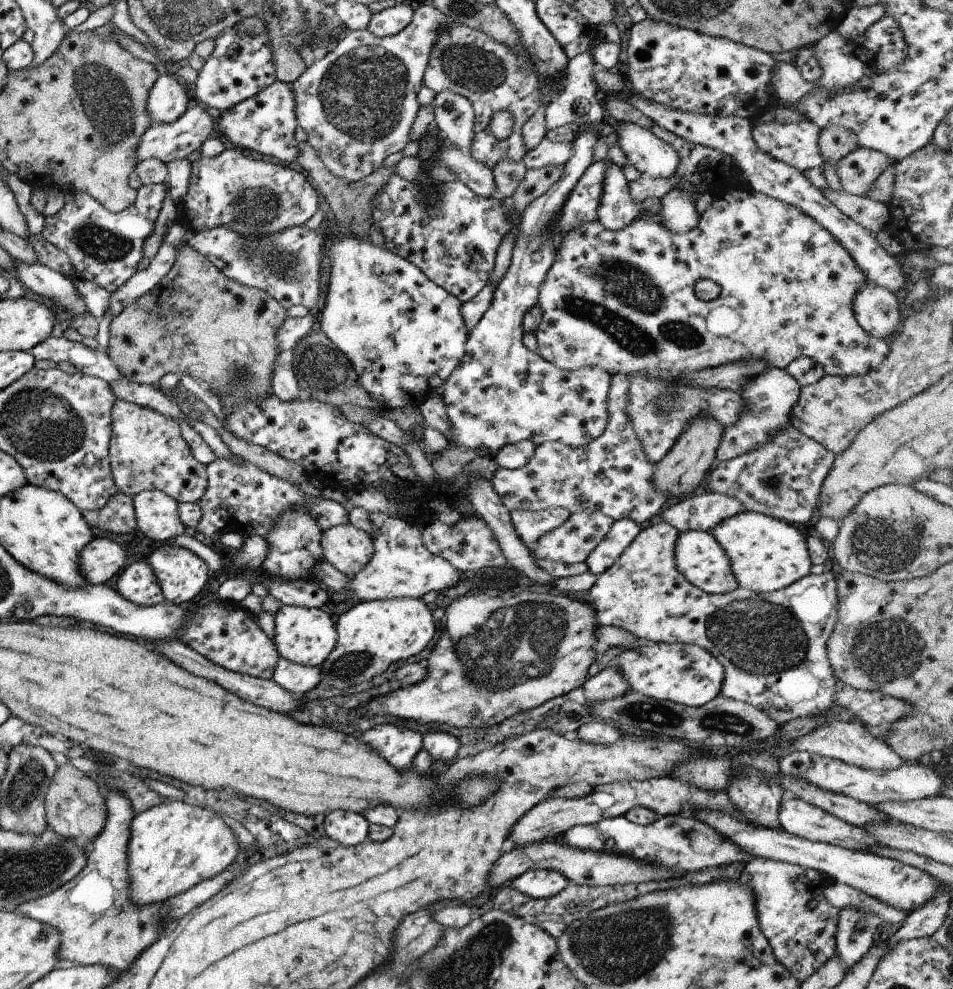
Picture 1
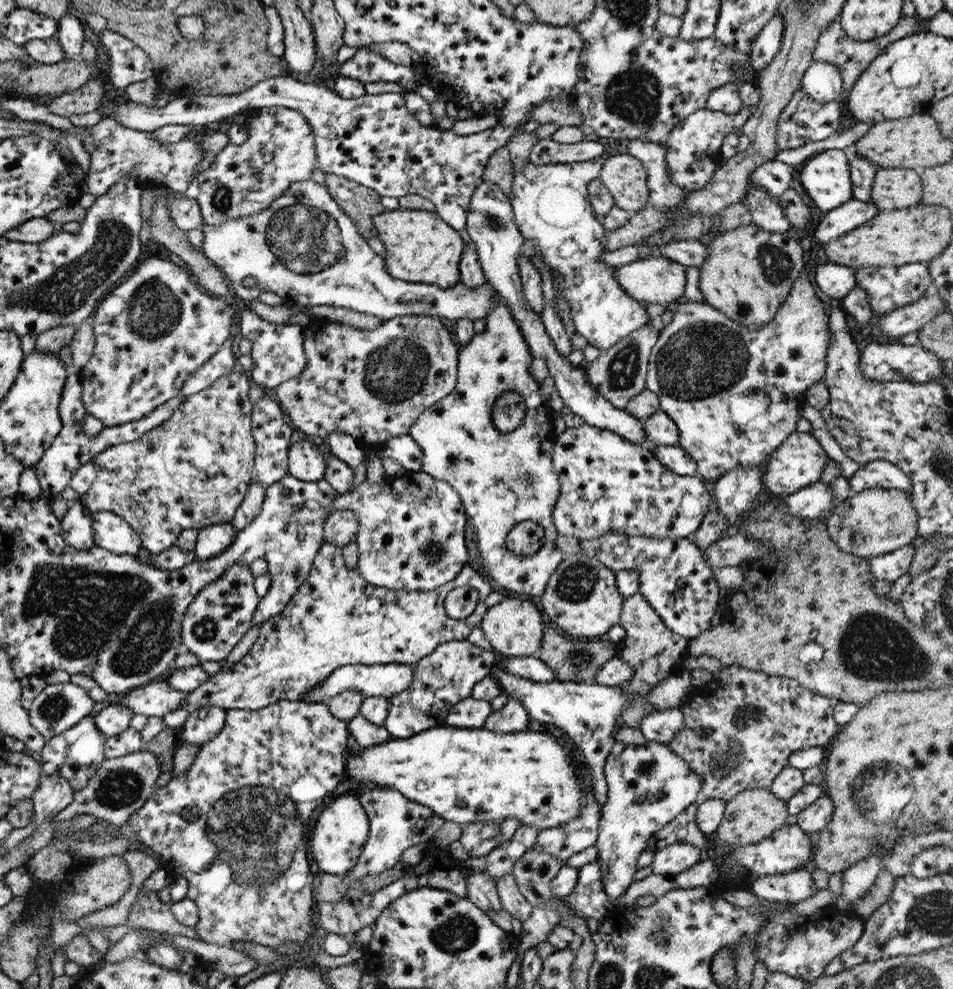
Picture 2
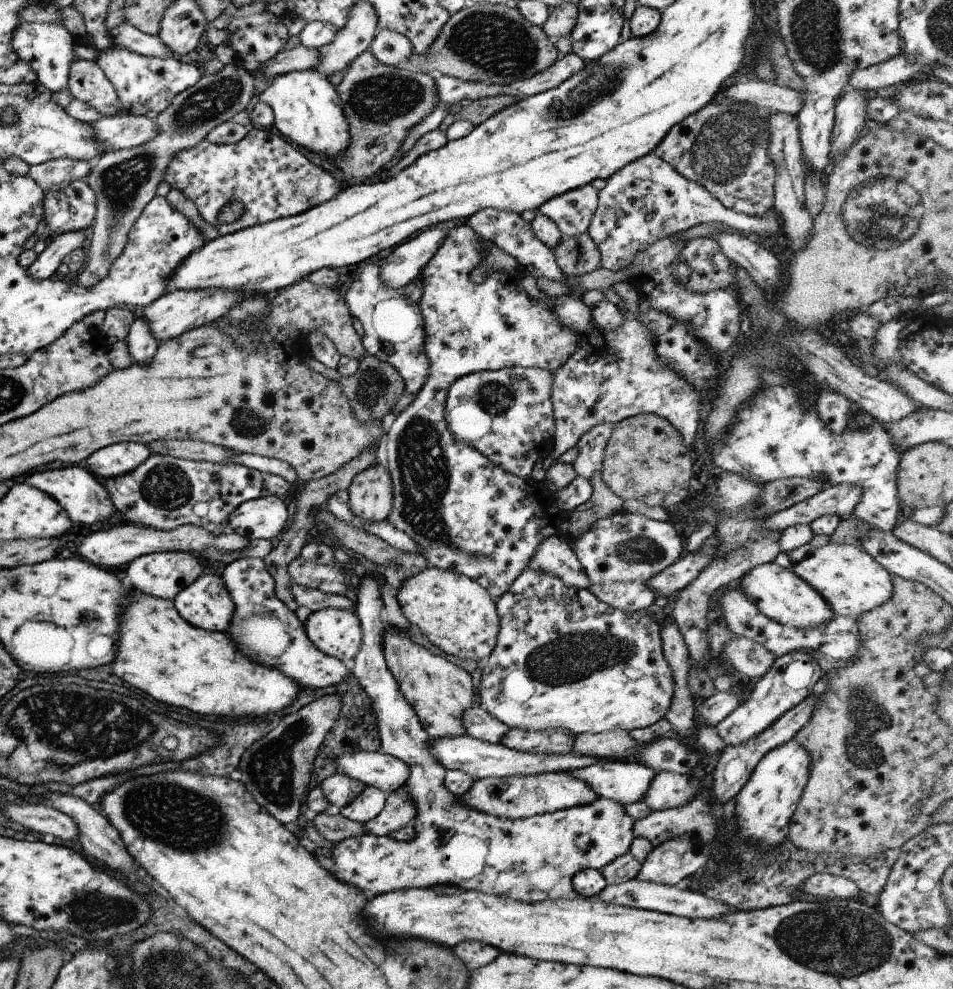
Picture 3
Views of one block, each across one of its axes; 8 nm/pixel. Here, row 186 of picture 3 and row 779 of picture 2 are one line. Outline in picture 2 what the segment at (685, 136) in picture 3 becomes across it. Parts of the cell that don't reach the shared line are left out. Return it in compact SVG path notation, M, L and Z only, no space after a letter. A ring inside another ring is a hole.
M737 665L724 667L717 677L704 685L697 686L691 691L690 695L687 698L683 698L681 704L677 706L682 712L684 726L682 726L682 729L679 732L676 732L676 736L672 736L672 740L670 740L668 744L665 744L665 746L681 758L682 761L686 762L686 766L689 766L689 772L693 772L693 774L697 774L698 777L702 778L702 780L700 780L702 782L702 784L700 784L701 790L696 795L697 804L701 804L704 800L710 798L727 802L736 794L739 794L744 790L769 788L773 779L777 777L777 774L786 767L789 767L789 764L787 764L787 757L792 752L811 748L812 746L828 746L831 740L833 740L834 734L840 729L840 726L832 717L832 703L832 699L808 691L792 678L768 675L761 671L751 670Z

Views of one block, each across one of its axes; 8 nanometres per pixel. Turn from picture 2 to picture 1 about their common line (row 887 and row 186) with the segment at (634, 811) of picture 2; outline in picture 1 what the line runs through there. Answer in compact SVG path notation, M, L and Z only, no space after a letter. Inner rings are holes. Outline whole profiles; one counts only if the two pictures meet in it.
M607 159L605 178L601 184L601 204L597 206L597 219L603 228L611 232L619 232L641 213L639 205L631 200L627 192L627 184L621 168Z

